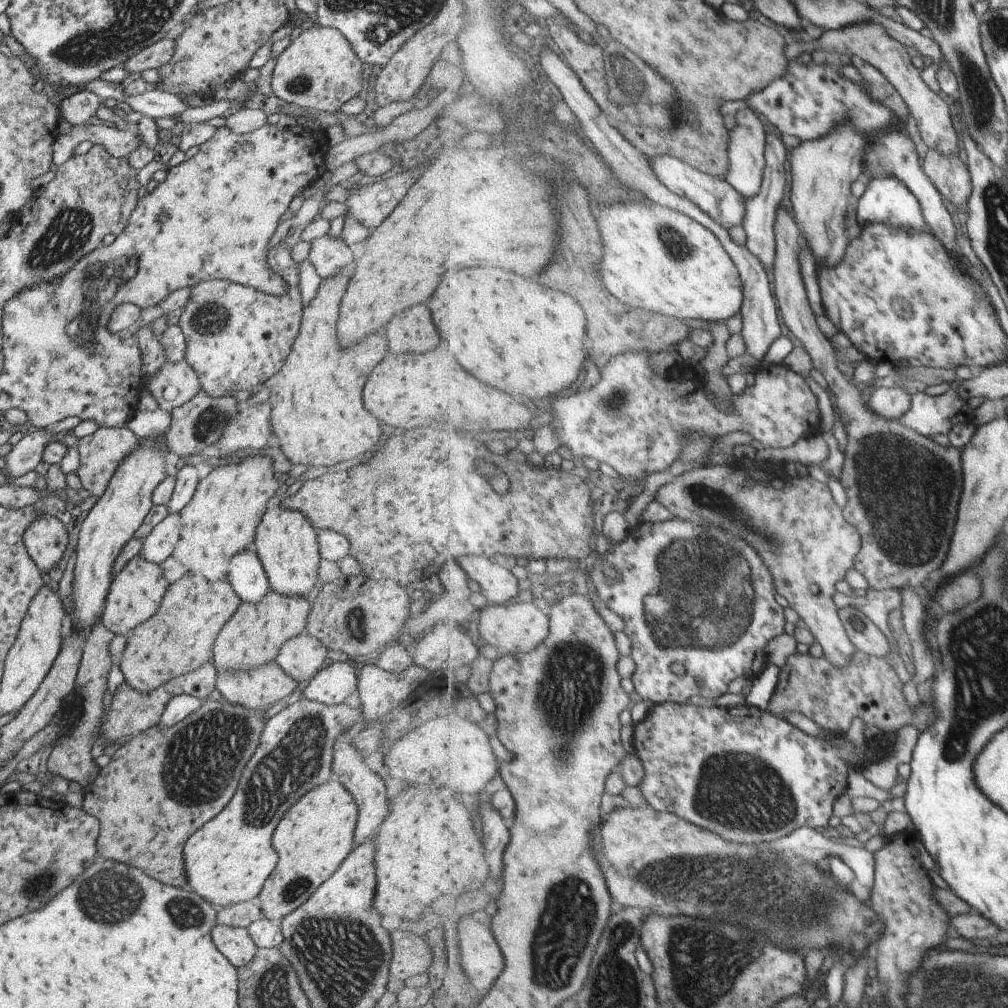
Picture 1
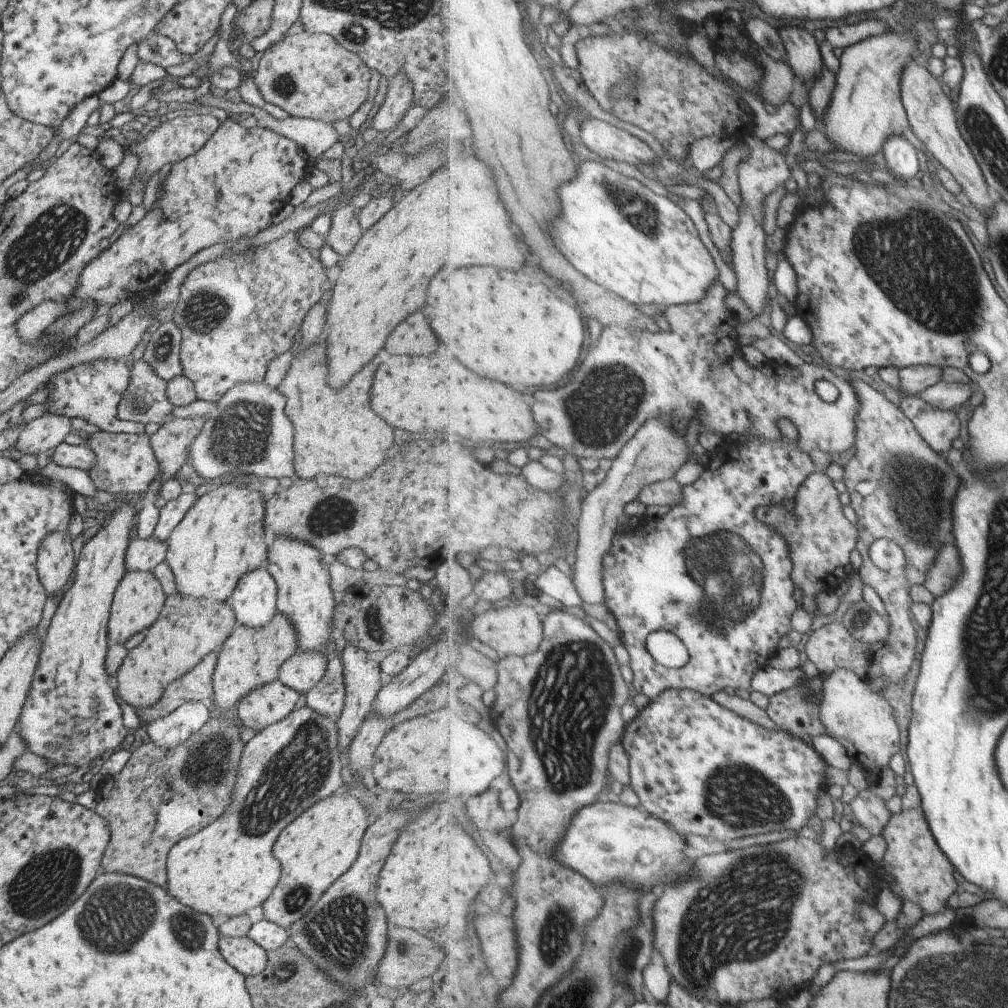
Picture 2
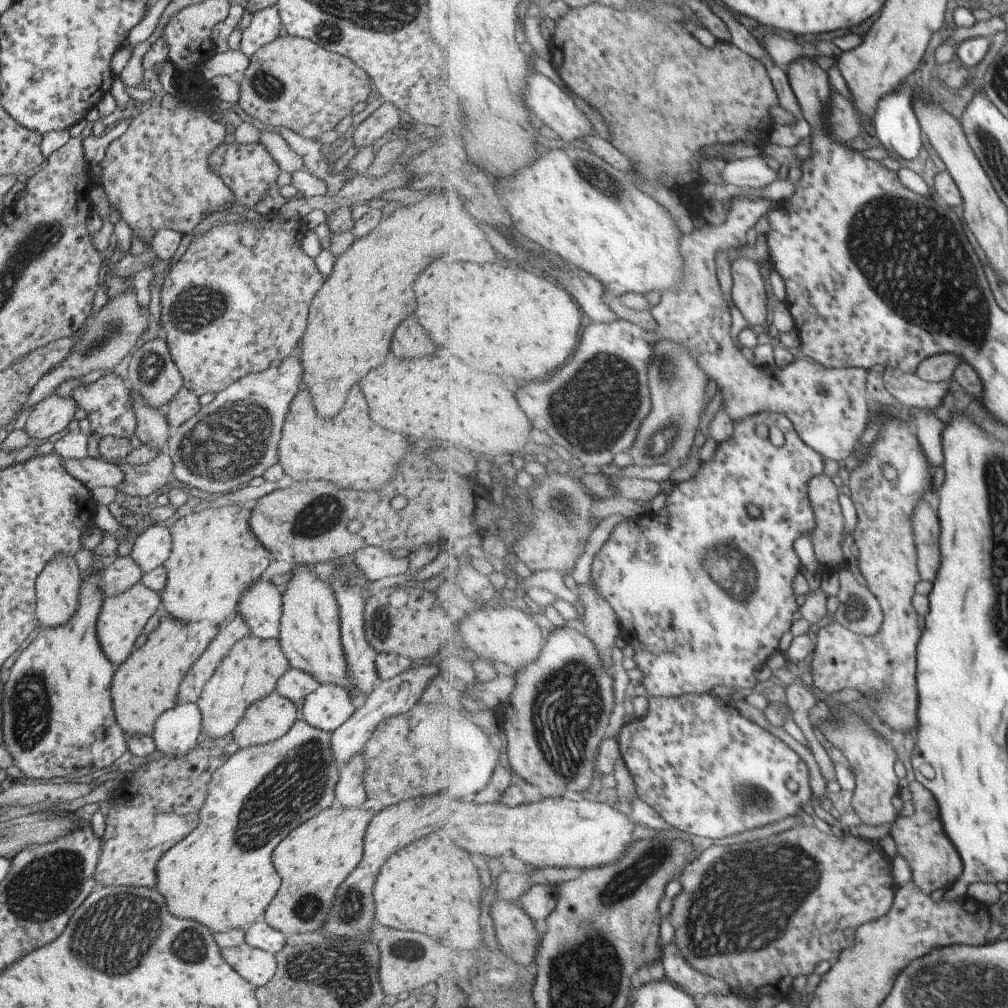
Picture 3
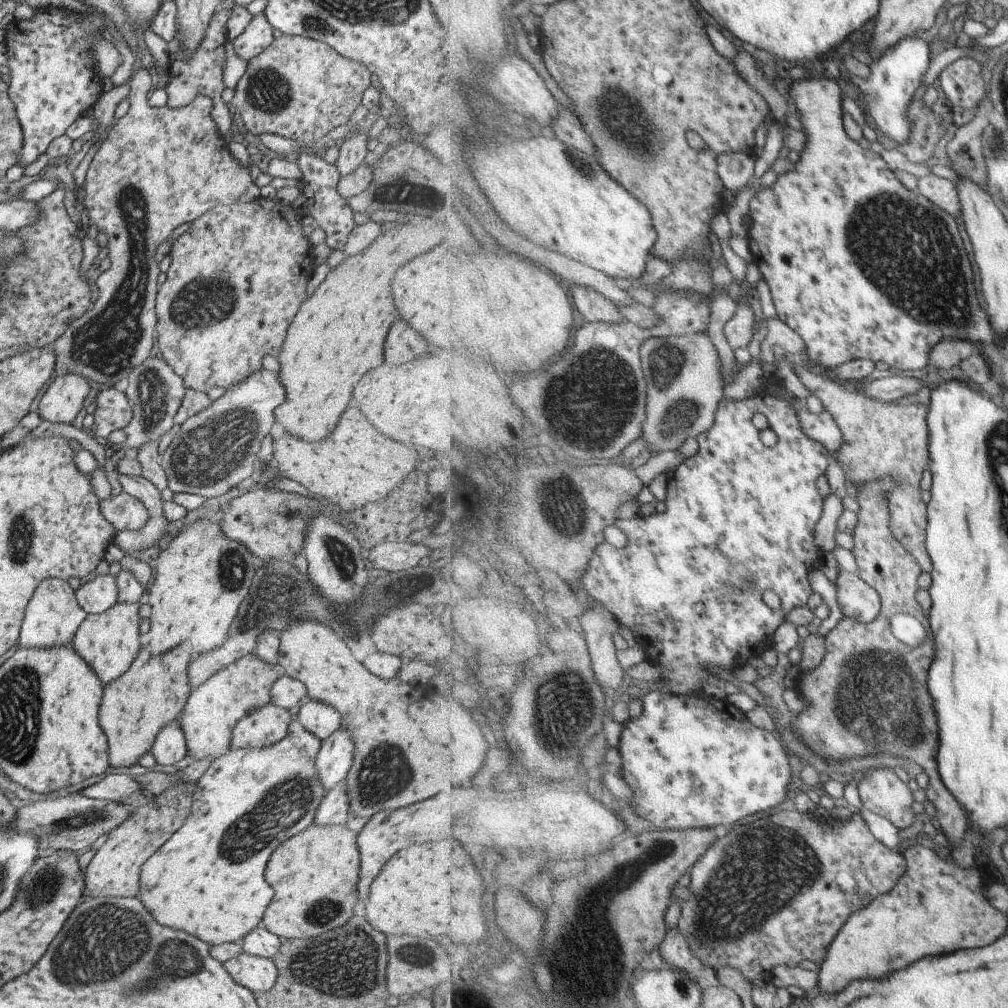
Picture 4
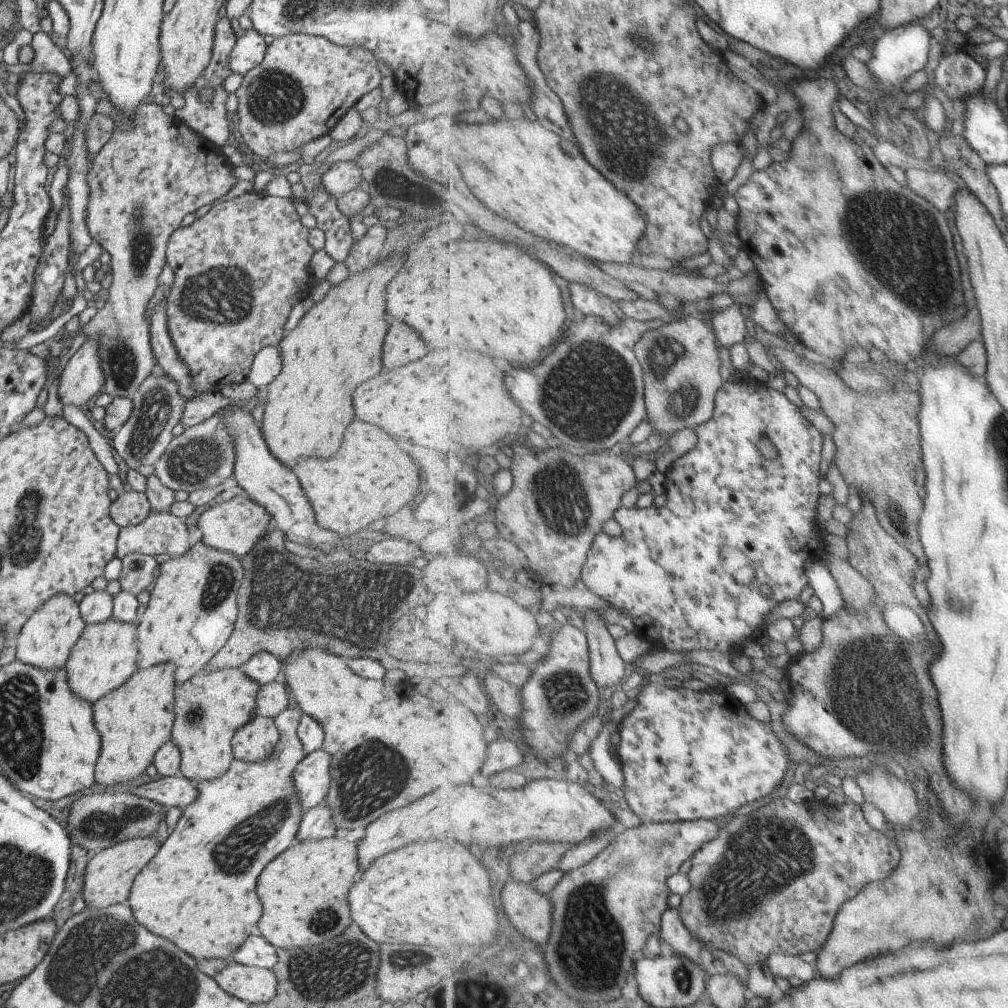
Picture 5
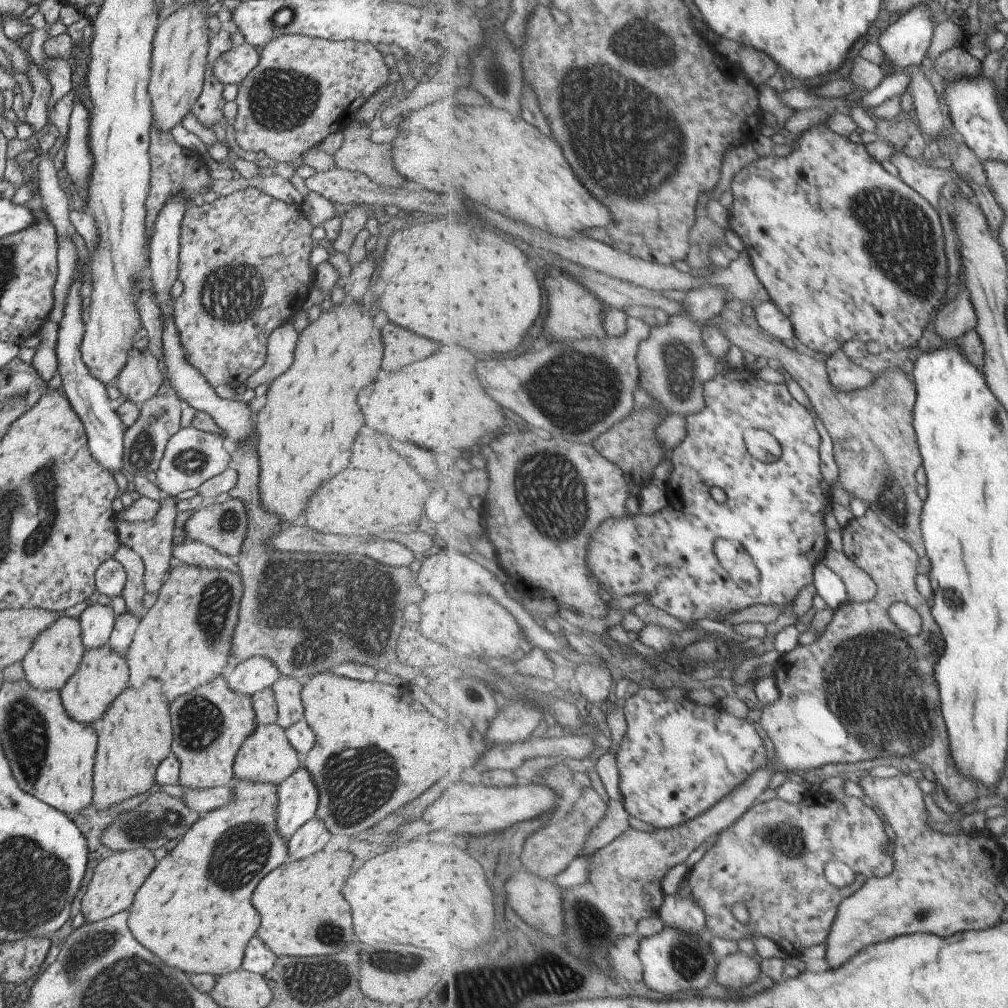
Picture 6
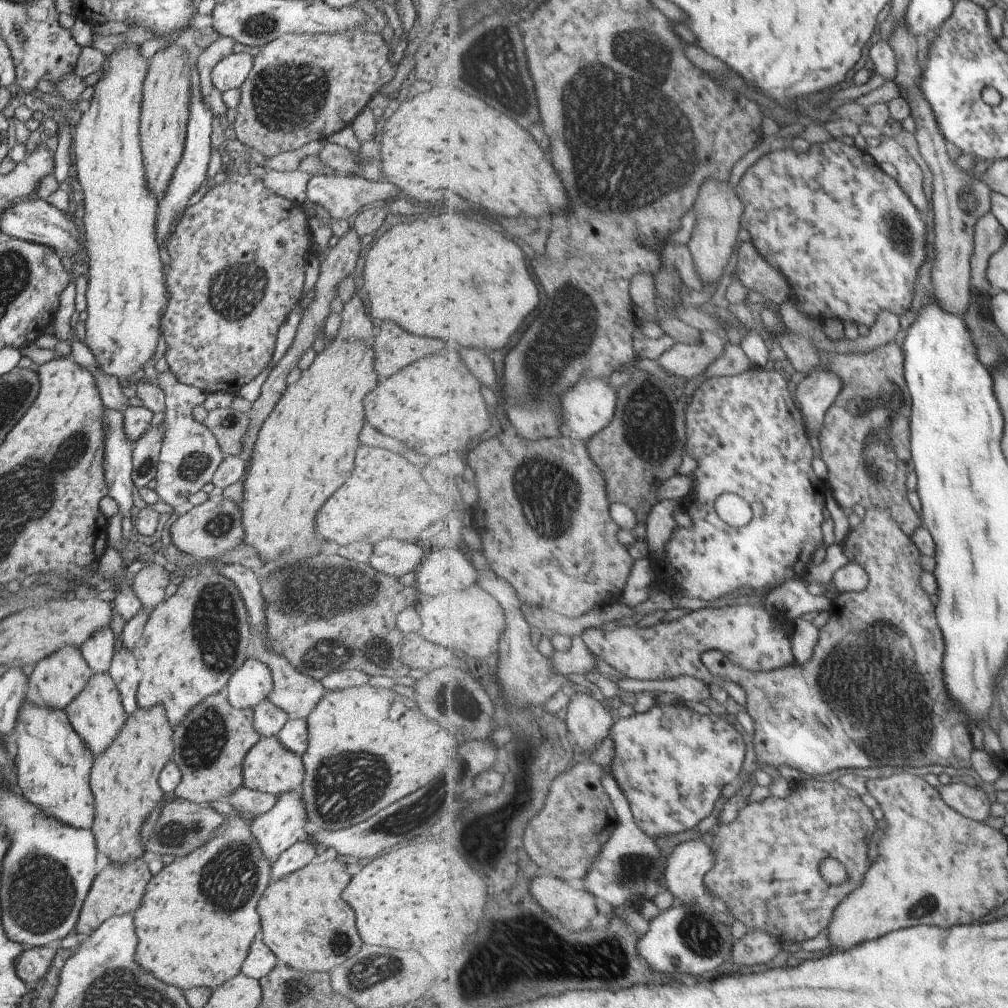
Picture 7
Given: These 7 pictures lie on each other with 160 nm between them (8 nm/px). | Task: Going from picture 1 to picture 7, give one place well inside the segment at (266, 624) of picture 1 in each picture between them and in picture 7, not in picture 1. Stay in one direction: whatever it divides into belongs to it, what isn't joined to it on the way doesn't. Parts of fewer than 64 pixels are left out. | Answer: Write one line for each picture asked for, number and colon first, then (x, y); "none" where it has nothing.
2: (250, 656)
3: (249, 672)
4: (212, 709)
5: (209, 708)
6: (208, 725)
7: (209, 745)

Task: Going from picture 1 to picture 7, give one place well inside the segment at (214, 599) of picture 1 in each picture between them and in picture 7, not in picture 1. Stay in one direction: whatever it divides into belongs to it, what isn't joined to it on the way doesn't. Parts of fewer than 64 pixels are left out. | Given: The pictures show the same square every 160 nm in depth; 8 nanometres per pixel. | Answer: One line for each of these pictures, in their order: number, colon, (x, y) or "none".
2: (185, 630)
3: (144, 686)
4: (151, 692)
5: (133, 721)
6: (134, 736)
7: (123, 779)

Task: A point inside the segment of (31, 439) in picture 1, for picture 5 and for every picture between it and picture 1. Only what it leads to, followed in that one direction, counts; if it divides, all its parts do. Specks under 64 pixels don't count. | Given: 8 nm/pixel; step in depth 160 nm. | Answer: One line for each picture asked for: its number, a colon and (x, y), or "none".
2: (45, 432)
3: (51, 414)
4: (63, 401)
5: (81, 379)

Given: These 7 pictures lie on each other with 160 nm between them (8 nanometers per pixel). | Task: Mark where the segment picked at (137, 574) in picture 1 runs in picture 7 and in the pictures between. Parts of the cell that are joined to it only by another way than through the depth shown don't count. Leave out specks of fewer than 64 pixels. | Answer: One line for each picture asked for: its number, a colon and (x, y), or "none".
2: (137, 600)
3: (122, 616)
4: (108, 641)
5: (103, 657)
6: (101, 675)
7: (95, 713)

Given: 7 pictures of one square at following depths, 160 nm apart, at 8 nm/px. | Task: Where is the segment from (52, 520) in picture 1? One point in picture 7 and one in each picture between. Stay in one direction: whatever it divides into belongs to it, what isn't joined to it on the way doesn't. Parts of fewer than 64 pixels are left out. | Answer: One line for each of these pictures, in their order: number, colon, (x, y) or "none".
2: (54, 562)
3: (56, 586)
4: (51, 616)
5: (44, 640)
6: (52, 659)
7: (56, 679)

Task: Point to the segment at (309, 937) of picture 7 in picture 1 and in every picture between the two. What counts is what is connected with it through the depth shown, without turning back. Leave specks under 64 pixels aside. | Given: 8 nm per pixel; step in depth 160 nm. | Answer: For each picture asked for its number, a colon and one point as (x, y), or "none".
1: (314, 835)
2: (320, 843)
3: (312, 860)
4: (313, 875)
5: (303, 892)
6: (302, 914)

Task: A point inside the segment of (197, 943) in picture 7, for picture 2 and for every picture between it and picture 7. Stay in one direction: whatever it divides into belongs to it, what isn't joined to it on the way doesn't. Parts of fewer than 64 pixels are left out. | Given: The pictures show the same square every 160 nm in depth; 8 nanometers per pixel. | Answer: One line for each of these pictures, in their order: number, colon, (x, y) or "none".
2: (222, 870)
3: (220, 874)
4: (206, 879)
5: (198, 890)
6: (194, 911)

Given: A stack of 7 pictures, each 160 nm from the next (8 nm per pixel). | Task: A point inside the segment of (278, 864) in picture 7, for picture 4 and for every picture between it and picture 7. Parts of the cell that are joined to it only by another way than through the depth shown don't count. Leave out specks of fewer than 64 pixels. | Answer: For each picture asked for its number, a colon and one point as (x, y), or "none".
4: (333, 810)
5: (316, 823)
6: (308, 839)

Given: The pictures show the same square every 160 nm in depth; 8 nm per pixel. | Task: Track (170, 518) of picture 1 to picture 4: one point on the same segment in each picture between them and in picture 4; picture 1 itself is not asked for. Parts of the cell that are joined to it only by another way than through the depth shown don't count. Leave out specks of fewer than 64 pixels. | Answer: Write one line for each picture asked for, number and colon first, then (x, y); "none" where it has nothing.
2: (144, 555)
3: (123, 572)
4: (95, 596)

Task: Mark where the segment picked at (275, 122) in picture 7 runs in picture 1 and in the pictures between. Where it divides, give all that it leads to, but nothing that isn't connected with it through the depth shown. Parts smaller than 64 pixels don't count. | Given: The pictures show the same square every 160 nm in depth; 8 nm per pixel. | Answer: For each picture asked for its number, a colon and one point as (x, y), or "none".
1: (318, 70)
2: (308, 75)
3: (290, 82)
4: (299, 88)
5: (304, 83)
6: (303, 88)

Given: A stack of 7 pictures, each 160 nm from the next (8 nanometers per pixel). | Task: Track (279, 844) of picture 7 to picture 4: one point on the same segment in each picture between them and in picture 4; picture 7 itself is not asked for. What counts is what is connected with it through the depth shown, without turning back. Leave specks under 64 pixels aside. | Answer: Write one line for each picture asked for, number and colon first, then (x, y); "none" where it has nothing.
4: (332, 761)
5: (311, 776)
6: (296, 796)

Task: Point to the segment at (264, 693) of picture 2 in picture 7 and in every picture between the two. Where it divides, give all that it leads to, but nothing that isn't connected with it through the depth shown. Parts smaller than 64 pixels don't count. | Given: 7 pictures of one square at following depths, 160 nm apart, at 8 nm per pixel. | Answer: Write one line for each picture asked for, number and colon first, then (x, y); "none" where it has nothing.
3: (266, 719)
4: (261, 727)
5: (253, 741)
6: (266, 757)
7: (269, 767)

